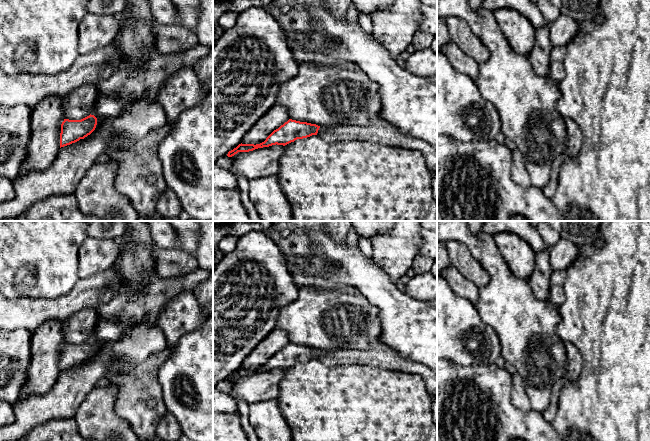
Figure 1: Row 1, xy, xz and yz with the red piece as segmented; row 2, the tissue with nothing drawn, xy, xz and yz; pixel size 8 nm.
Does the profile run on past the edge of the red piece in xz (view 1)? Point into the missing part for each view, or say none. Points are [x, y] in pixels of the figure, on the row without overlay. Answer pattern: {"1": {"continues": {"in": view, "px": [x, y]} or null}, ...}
{"1": {"continues": {"in": "xz", "px": [379, 355]}}}

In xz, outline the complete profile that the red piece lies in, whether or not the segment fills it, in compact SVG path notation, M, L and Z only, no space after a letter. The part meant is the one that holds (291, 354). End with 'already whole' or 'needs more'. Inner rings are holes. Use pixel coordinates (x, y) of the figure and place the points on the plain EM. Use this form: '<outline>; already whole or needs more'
M380 340L371 342L365 350L320 351L316 348L289 343L274 354L264 366L256 369L241 367L229 375L227 380L232 381L238 376L249 376L276 368L285 370L297 363L312 359L317 359L328 366L366 365L418 375L424 381L430 395L437 398L437 373L423 364L403 358Z; needs more

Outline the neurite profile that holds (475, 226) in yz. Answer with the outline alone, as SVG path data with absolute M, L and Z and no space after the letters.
M467 221L470 230L474 233L474 234L479 234L482 232L482 226L485 223L485 221Z

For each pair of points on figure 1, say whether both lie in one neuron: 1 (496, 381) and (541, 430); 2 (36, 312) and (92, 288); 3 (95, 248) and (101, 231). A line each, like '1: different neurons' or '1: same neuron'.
1: same neuron
2: same neuron
3: different neurons

